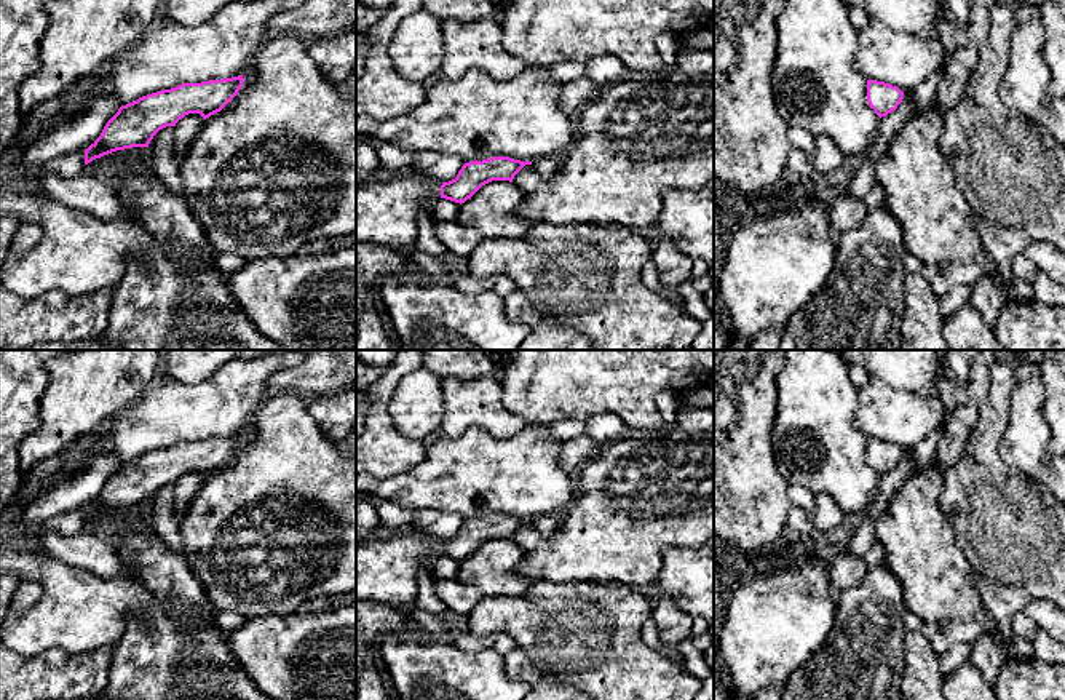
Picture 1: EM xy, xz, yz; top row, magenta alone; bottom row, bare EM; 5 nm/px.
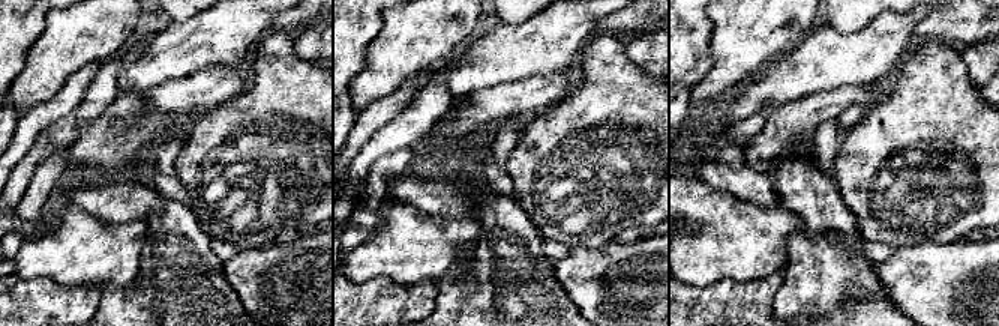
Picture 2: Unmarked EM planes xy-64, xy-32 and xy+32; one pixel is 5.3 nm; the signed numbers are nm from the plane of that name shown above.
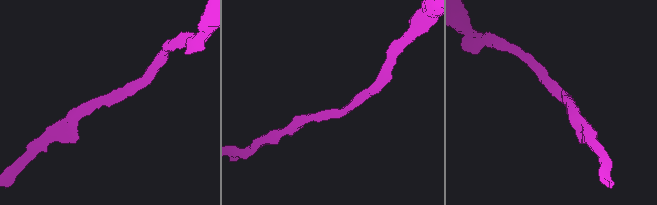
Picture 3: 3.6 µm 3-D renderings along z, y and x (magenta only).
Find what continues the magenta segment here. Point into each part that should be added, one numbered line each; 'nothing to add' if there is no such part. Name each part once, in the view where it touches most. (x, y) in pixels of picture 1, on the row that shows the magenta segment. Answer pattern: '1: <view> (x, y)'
nothing to add

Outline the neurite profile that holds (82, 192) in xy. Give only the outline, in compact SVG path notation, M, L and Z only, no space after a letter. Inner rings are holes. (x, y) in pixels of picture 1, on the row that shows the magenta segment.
M43 169L35 177L37 185L46 198L57 200L72 209L91 214L101 221L134 221L125 208L117 187L104 184L88 174L65 179L48 174Z

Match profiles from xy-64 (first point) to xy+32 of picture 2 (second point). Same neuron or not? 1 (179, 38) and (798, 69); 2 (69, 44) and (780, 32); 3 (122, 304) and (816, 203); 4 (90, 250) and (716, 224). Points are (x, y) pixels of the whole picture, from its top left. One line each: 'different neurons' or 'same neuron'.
1: same neuron
2: same neuron
3: same neuron
4: same neuron

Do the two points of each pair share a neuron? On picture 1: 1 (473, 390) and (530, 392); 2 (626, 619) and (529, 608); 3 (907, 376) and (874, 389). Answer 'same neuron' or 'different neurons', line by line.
1: different neurons
2: same neuron
3: different neurons

